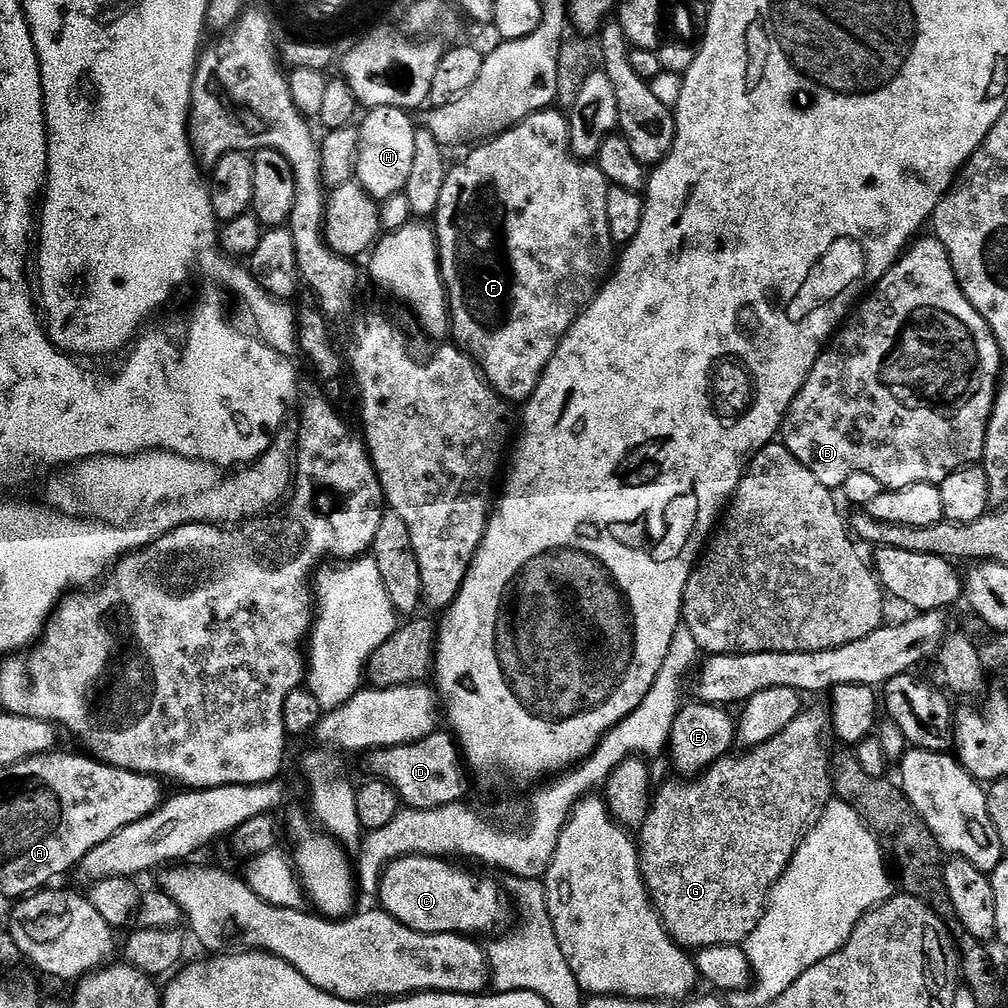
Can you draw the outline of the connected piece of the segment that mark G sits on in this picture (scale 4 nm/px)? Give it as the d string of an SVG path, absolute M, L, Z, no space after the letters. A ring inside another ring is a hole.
M805 707L786 726L780 734L774 734L770 742L757 748L741 751L741 756L729 754L717 764L711 764L705 772L695 778L672 778L669 784L655 789L652 797L652 809L646 814L646 822L638 830L638 851L640 853L640 873L644 876L644 885L648 888L648 897L656 911L660 913L660 921L664 923L664 931L685 950L699 950L708 947L722 947L724 944L743 945L748 935L758 926L764 909L768 903L768 895L778 878L786 870L786 866L794 858L797 846L804 838L804 833L815 825L824 813L824 807L834 799L832 791L832 756L824 745L824 731L830 728L830 716L820 708Z

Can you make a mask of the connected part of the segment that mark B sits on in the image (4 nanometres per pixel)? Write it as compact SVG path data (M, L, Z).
M928 234L925 240L919 240L917 239L905 251L895 266L876 283L876 287L859 301L858 307L849 315L843 327L833 335L830 343L814 362L802 390L784 415L782 443L790 450L790 454L794 454L794 458L798 458L798 462L802 462L802 466L806 466L806 470L810 470L810 474L814 474L814 478L818 478L818 482L822 482L822 486L827 488L843 489L846 478L850 478L850 474L855 472L871 474L878 478L878 482L882 482L886 490L889 488L902 490L906 486L919 484L939 486L960 468L976 466L983 461L988 423L992 421L992 408L996 404L998 381L1002 376L1000 347L982 314L978 314L978 310L970 306L966 294L960 289L960 283L952 269L950 254L944 249L942 242L932 234Z

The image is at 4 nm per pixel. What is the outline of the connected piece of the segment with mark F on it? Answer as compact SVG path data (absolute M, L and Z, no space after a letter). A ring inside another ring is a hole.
M545 110L535 112L517 124L514 128L493 136L473 147L472 152L461 164L452 164L447 169L445 185L442 186L441 197L438 198L437 210L434 215L434 235L436 247L440 254L440 277L444 280L444 290L448 294L448 311L450 313L450 332L460 349L475 362L477 368L488 384L509 405L520 406L534 394L550 358L558 350L562 338L570 330L581 312L591 304L597 292L604 287L614 268L614 245L610 234L610 222L606 218L606 194L609 190L608 180L597 168L595 163L583 164L571 156L574 145L568 128L568 120L563 111Z

